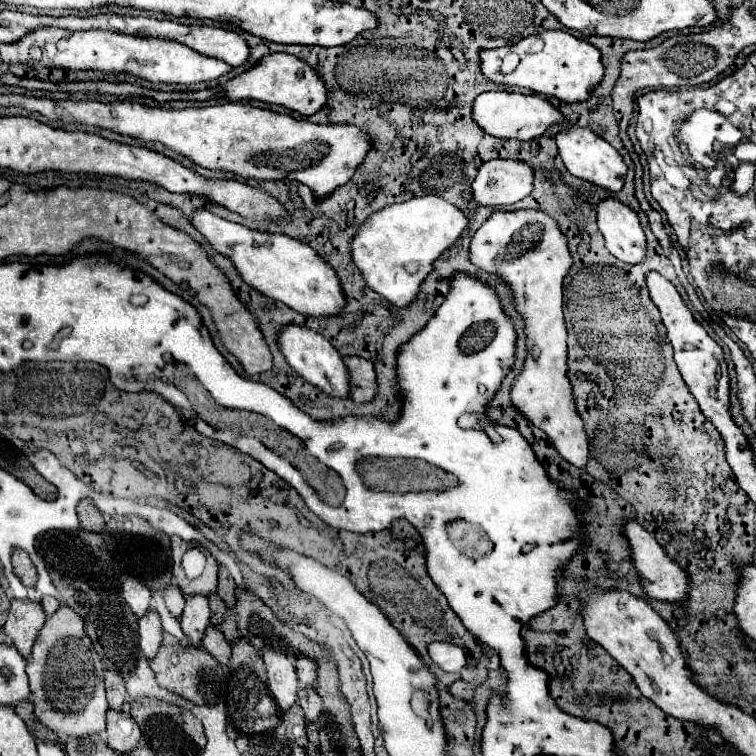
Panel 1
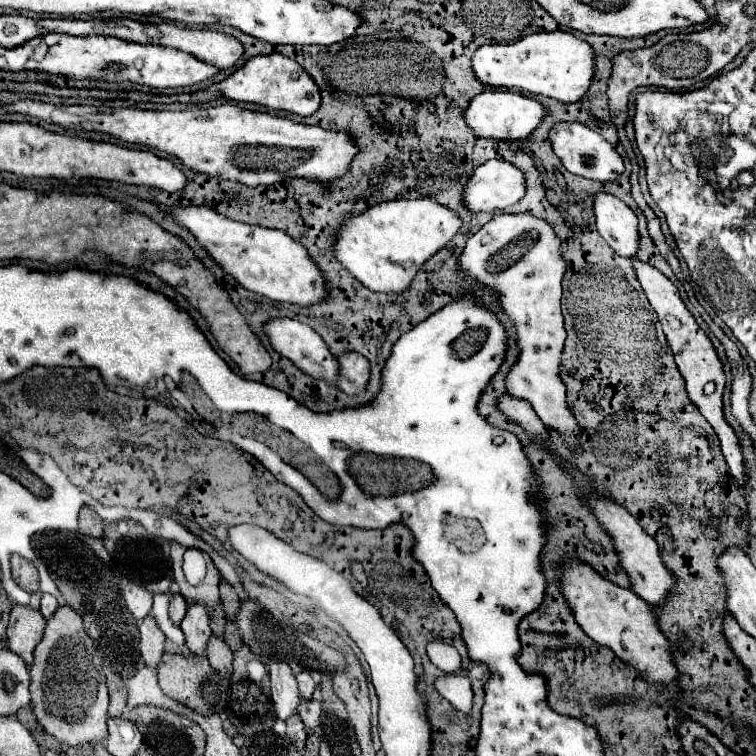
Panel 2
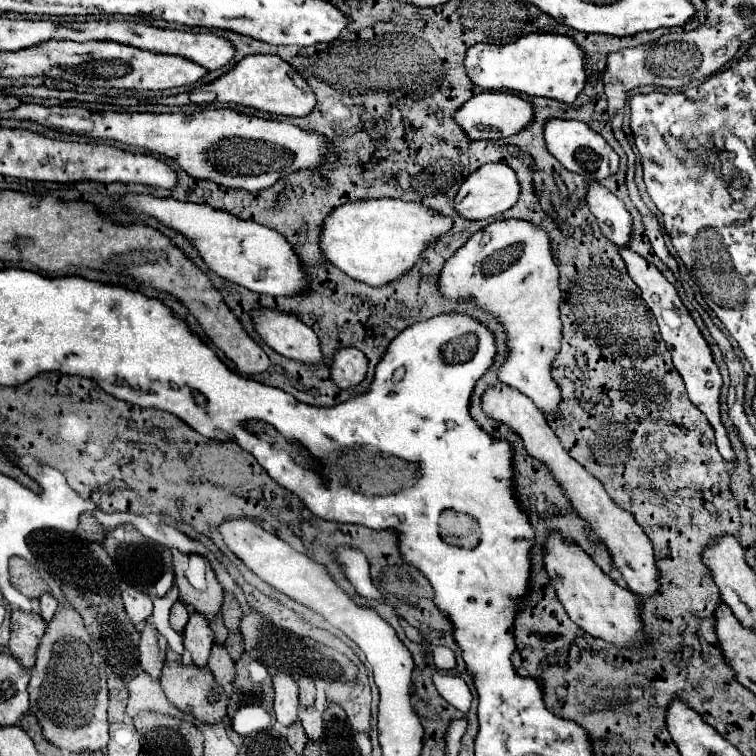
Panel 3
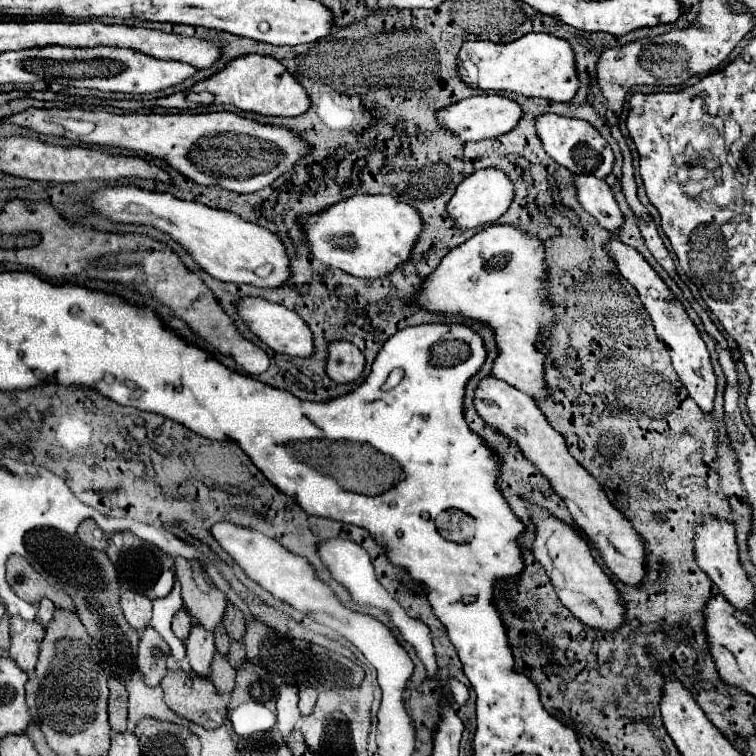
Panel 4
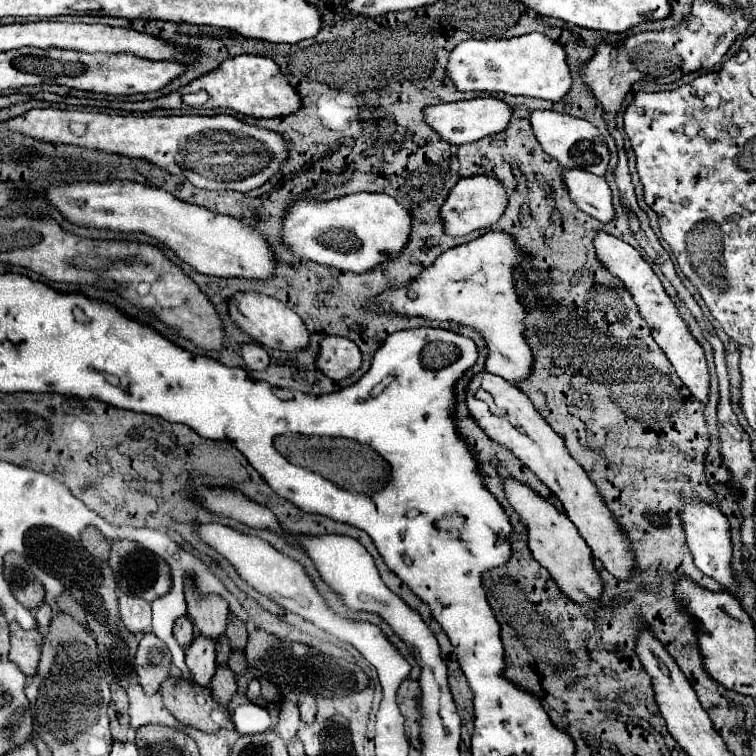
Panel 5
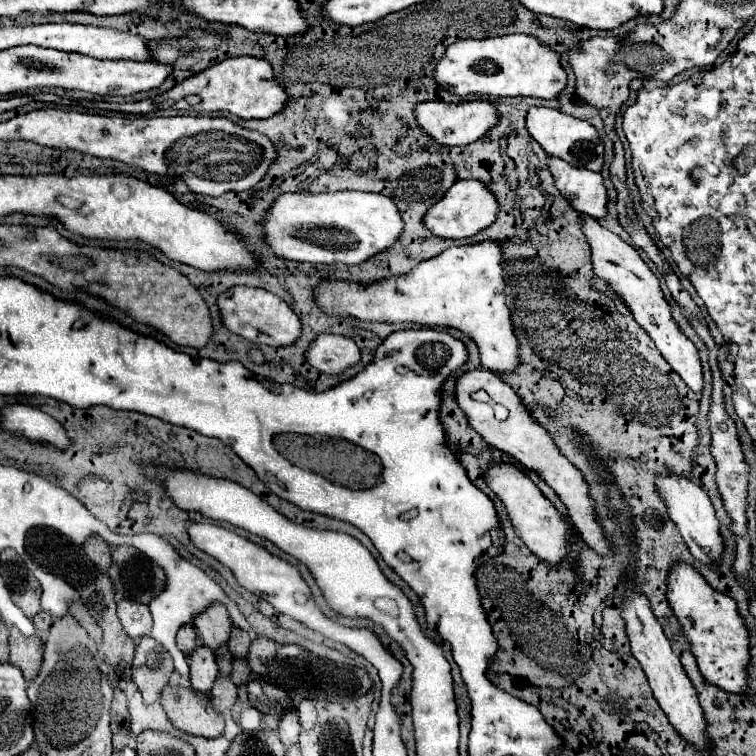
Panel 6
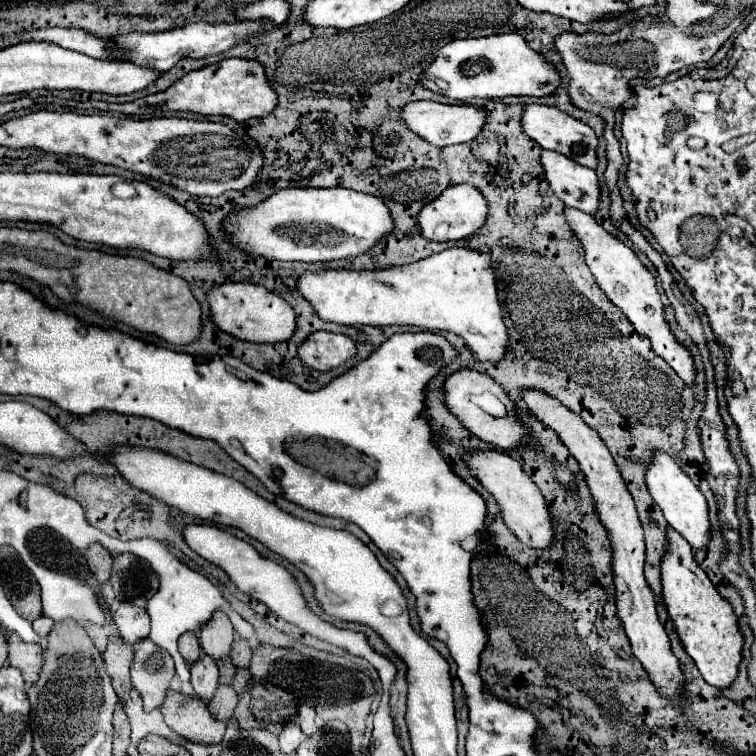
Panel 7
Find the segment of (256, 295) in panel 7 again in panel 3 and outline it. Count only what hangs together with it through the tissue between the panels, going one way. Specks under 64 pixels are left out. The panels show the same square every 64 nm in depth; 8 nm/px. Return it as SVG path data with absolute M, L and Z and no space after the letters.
M260 308L252 312L252 320L264 342L278 354L302 364L318 364L324 358L316 332L296 316Z

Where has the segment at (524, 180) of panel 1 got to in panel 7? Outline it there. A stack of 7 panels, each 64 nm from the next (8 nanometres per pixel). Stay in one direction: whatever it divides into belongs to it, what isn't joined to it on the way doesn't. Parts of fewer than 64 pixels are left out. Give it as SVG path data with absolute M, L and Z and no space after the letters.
M452 184L434 202L426 204L418 218L420 218L420 228L422 228L422 232L428 240L434 240L434 242L460 240L460 238L472 236L474 232L478 232L486 224L488 202L476 186L472 186L472 184Z

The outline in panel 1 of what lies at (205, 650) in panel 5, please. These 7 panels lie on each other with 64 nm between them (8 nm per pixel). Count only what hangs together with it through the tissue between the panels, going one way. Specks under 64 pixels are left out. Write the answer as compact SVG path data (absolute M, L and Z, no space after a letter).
M186 596L186 608L182 612L180 624L192 646L200 646L204 630L210 622L210 608L206 596Z

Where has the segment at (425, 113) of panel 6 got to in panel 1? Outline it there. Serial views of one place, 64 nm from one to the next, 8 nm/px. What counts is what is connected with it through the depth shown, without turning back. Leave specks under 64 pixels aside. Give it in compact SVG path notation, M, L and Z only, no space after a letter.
M484 92L474 100L474 120L484 128L486 134L496 138L518 138L518 140L532 140L540 138L548 128L558 126L560 130L570 130L570 120L546 98L534 94L524 96L516 92Z

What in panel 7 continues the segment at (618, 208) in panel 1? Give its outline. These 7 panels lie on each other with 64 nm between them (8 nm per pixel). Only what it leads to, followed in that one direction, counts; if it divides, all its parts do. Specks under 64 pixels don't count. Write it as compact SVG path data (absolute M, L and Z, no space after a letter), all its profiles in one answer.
M544 150L542 164L552 192L556 192L556 196L564 200L568 208L578 208L586 214L598 212L600 184L594 170L576 164L574 160L568 160L558 152Z

